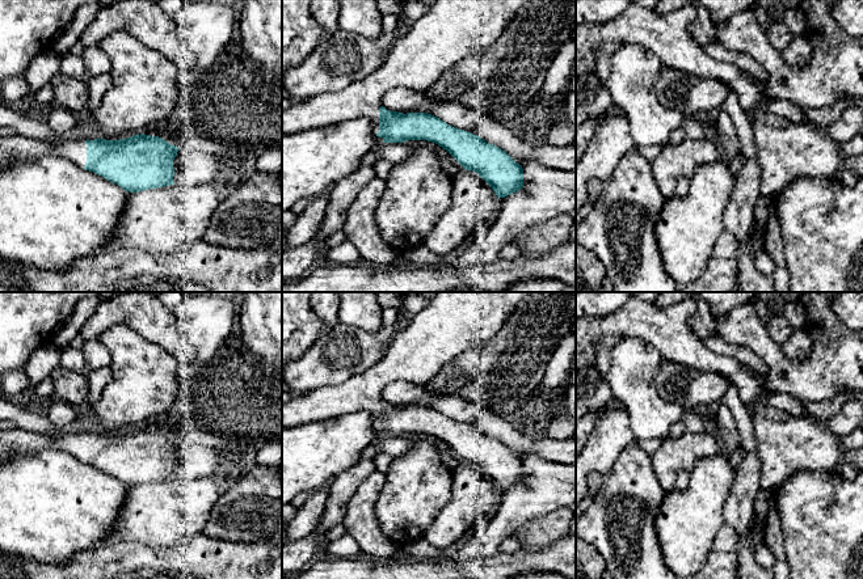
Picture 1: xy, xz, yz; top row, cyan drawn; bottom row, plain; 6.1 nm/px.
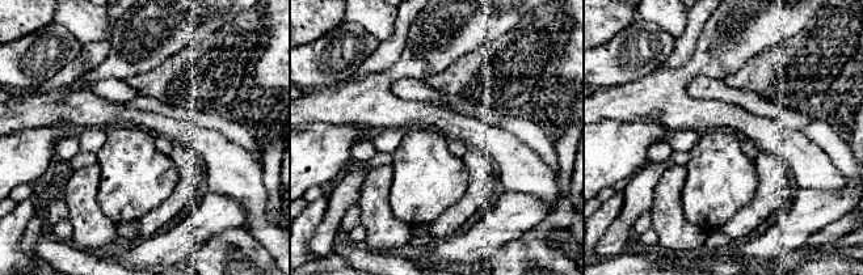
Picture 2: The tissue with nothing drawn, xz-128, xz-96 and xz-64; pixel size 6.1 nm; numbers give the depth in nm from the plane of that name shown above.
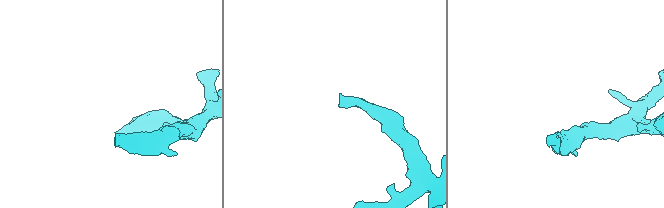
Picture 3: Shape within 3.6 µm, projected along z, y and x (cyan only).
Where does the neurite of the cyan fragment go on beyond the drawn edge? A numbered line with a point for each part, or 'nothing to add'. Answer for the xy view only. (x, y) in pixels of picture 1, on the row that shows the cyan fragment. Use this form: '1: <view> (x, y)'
1: xy (19, 147)

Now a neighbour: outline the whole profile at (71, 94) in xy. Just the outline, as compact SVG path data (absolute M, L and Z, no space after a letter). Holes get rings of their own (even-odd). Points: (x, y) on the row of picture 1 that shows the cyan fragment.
M59 72L50 80L50 85L54 90L56 109L72 113L85 111L89 98L89 86L87 83Z

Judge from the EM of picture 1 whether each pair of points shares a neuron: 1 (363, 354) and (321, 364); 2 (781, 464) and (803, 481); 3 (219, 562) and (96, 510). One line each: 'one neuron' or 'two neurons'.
1: one neuron
2: two neurons
3: two neurons

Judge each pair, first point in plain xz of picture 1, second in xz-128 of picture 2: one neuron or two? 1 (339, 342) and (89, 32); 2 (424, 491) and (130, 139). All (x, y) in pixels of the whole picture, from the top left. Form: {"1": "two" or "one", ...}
{"1": "two", "2": "one"}

